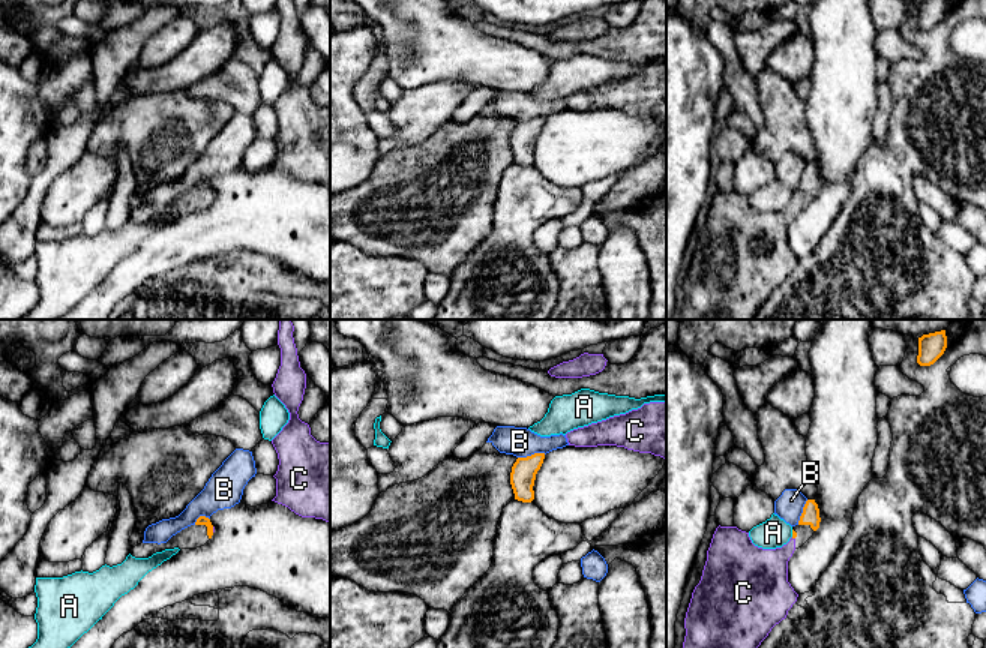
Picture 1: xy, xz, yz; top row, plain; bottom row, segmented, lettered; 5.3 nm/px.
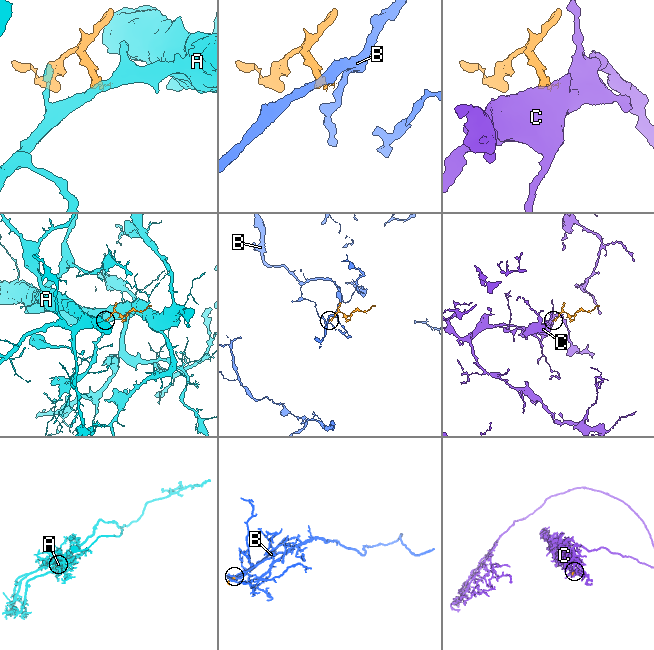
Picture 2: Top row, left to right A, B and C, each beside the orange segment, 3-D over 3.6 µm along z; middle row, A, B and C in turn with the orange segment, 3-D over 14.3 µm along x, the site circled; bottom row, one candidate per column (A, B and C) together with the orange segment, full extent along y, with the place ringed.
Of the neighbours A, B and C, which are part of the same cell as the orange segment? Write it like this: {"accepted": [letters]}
{"accepted": ["C"]}

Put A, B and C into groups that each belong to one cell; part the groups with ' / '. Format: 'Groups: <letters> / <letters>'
Groups: A / B / C

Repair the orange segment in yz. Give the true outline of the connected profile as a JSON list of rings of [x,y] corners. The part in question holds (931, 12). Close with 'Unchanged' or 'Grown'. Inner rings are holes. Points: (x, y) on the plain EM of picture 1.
[[[921,0],[918,2],[917,27],[920,30],[933,28],[947,12],[947,0]]]. Unchanged

